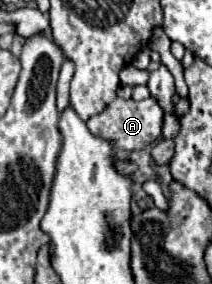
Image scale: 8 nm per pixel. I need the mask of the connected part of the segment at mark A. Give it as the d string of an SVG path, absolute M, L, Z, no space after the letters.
M115 98L111 104L107 104L107 108L103 112L91 116L85 124L87 124L89 132L95 132L95 136L101 136L99 132L103 132L103 140L111 142L119 152L133 152L133 150L141 150L161 138L161 118L163 118L163 110L155 102L155 98L147 98L141 102Z

